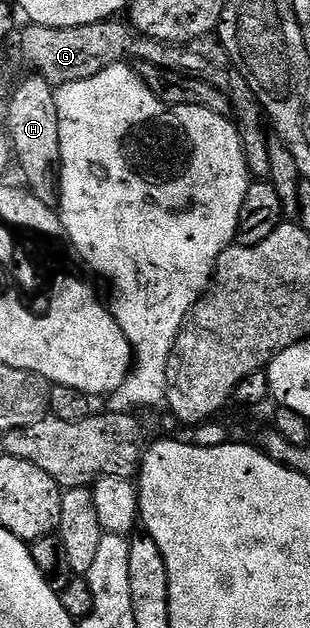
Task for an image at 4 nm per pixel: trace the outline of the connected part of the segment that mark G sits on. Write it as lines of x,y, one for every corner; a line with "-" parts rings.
124,20
96,22
92,26
78,28
46,28
28,24
20,34
20,50
24,53
25,60
36,69
33,71
52,83
53,87
98,76
98,72
102,72
107,66
123,63
128,57
132,57
136,62
149,62
163,70
189,74
192,78
218,88
218,92
222,92
222,96
228,98
228,105
234,114
236,110
234,121
236,131
240,134
249,175
256,180
267,179
270,172
270,139
269,131
266,129
266,115
261,110
260,101
254,96
250,84
246,84
242,72
230,60
219,37
195,38
187,44
156,42
153,38
134,33
127,21
120,21

